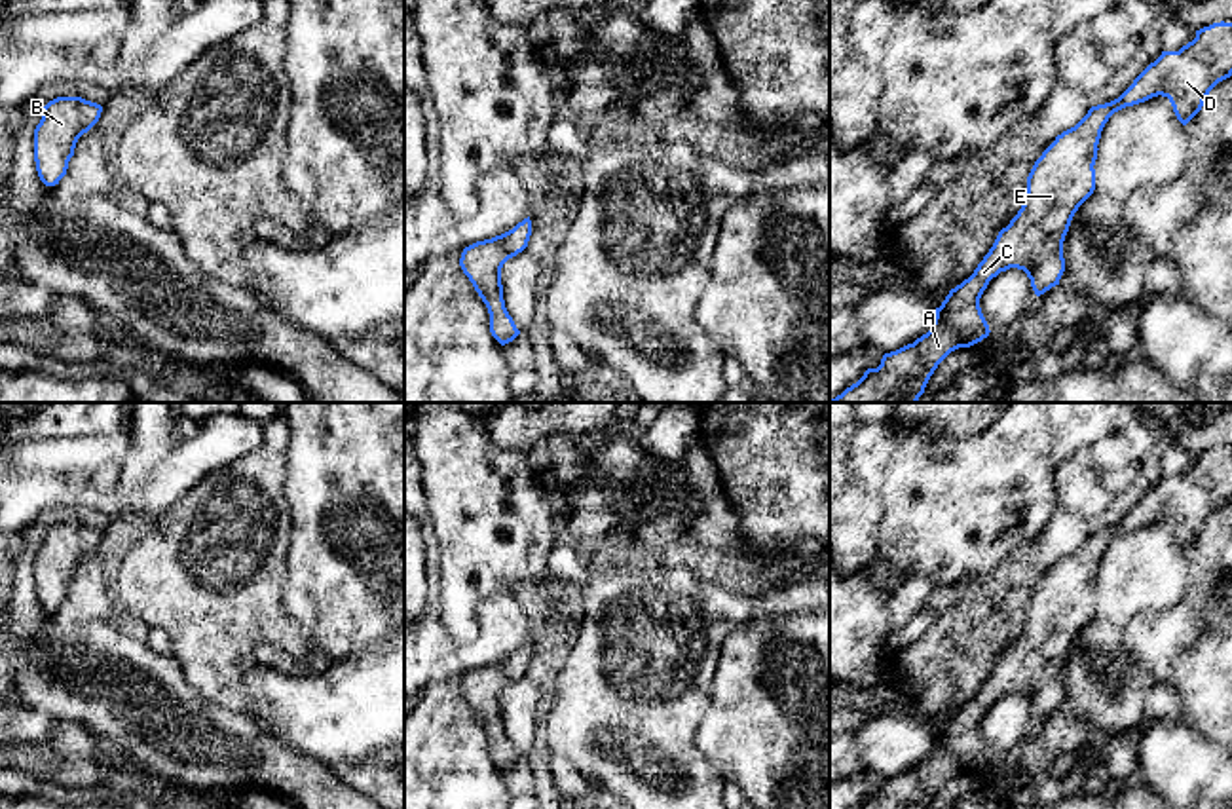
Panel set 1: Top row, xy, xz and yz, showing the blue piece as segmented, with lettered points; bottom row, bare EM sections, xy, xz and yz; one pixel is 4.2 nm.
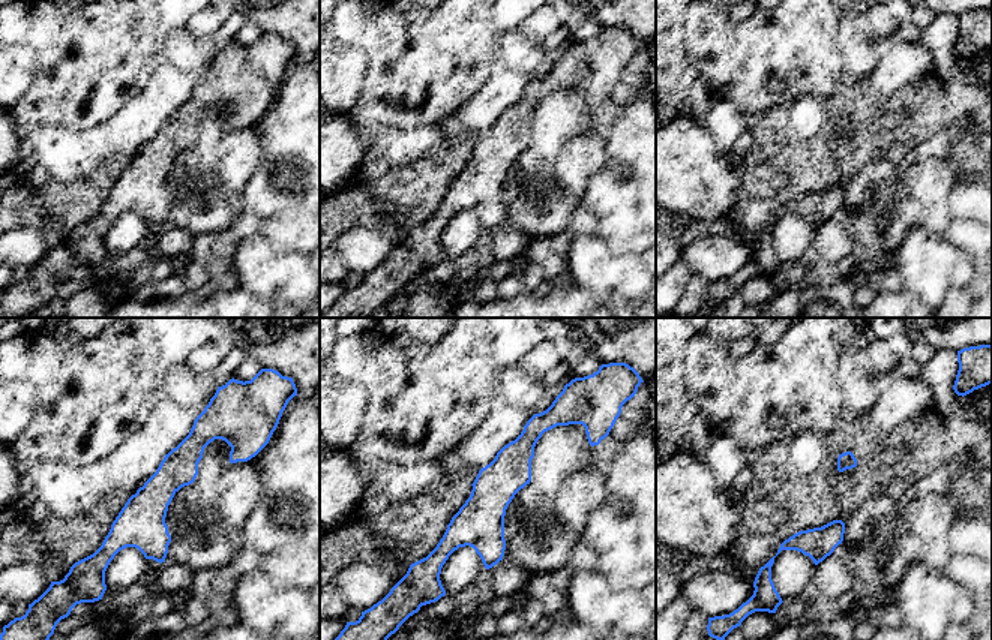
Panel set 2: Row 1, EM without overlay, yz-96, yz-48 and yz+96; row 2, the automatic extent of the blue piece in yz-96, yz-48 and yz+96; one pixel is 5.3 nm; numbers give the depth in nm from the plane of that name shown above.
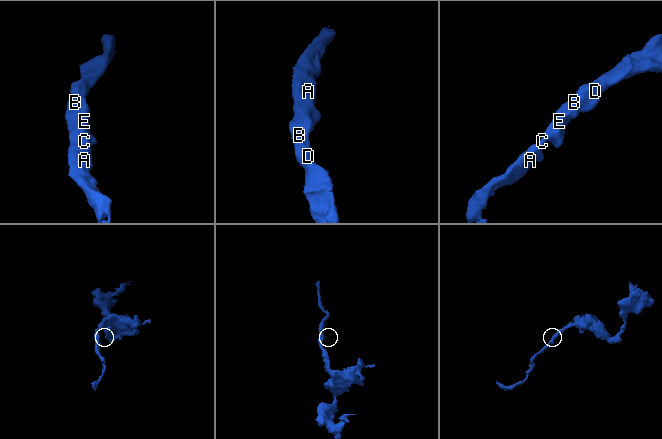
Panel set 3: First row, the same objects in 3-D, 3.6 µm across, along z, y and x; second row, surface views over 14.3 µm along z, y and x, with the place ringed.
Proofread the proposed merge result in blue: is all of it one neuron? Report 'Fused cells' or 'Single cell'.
Single cell

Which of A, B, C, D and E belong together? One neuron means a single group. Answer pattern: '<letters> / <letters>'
A B C D E

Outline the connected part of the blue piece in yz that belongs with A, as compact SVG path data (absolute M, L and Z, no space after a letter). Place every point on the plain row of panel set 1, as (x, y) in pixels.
M1213 448L1196 456L1196 463L1179 477L1162 477L1114 526L1092 532L1088 539L1035 587L1027 602L1027 619L1017 640L1002 653L974 699L949 716L926 760L896 777L885 779L877 794L868 794L856 809L928 809L938 790L955 775L970 773L989 762L980 724L989 706L1010 693L1023 695L1036 722L1059 710L1065 697L1063 667L1078 632L1095 615L1095 585L1101 556L1109 543L1152 522L1167 522L1177 545L1186 551L1204 532L1209 517L1232 501L1232 448Z

